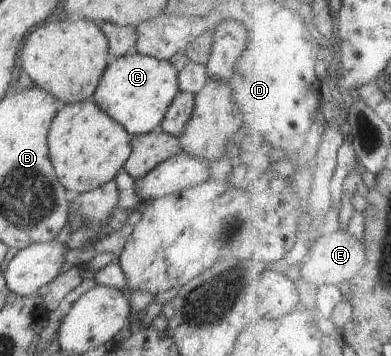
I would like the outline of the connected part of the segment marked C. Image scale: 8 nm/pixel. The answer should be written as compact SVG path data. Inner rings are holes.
M136 52L111 59L93 97L100 110L136 138L160 129L166 111L178 91L177 71L170 61L161 61Z

